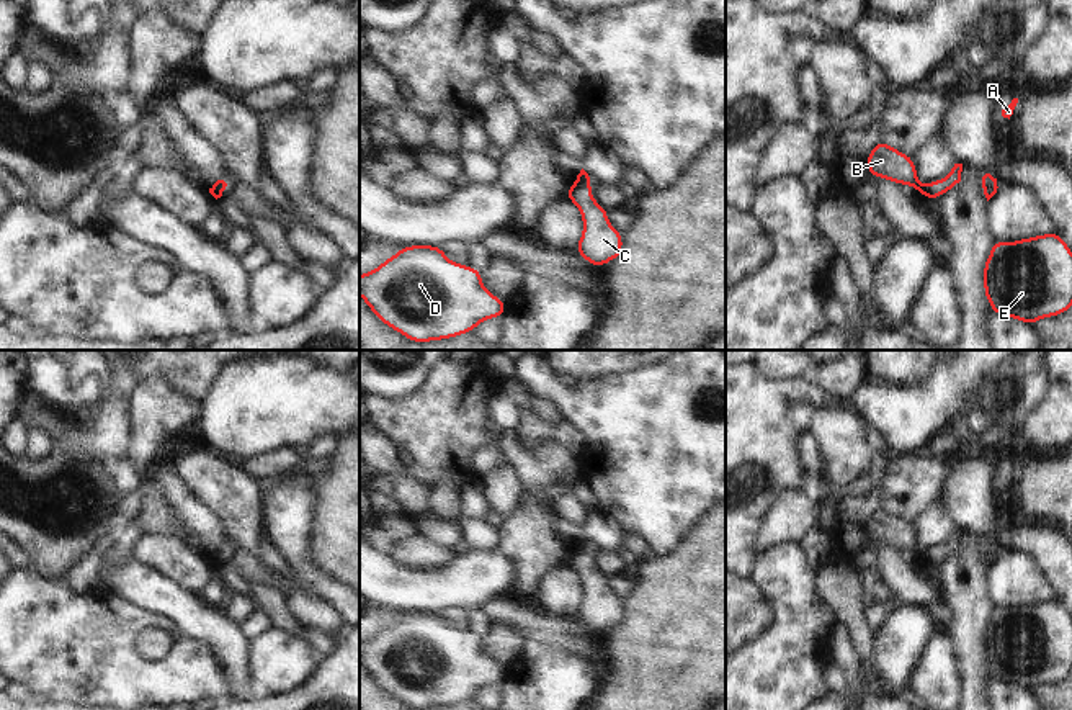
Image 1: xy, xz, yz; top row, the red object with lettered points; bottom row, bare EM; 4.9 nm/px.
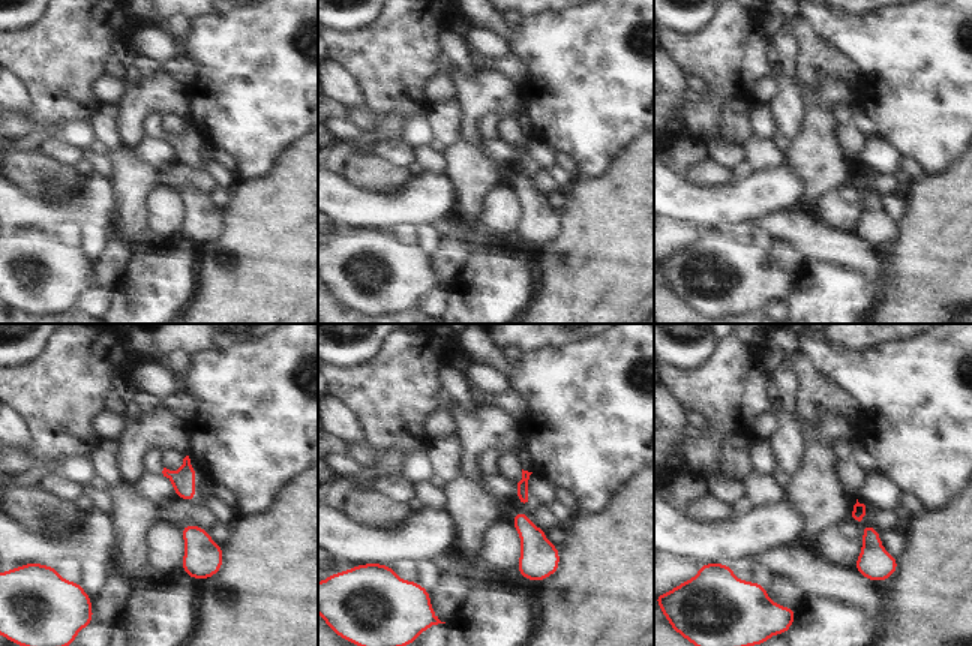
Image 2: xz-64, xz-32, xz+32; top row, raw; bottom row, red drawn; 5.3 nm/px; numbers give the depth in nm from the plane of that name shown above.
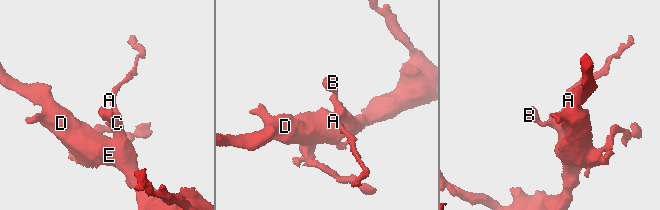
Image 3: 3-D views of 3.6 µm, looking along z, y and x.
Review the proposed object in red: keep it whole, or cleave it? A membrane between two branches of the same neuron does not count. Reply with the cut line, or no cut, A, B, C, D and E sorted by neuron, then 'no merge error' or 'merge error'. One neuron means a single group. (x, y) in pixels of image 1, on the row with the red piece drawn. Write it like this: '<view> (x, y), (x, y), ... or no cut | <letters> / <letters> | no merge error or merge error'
no cut | A B C D E | no merge error

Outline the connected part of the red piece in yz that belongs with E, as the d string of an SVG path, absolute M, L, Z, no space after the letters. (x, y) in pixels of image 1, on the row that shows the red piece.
M1056 232L1018 239L1015 242L994 240L990 255L984 262L984 294L990 311L1013 317L1033 327L1043 317L1056 317L1072 306L1072 252Z

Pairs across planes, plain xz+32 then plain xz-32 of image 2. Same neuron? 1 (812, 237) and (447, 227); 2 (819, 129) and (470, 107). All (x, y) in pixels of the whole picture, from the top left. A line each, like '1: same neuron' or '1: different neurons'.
1: same neuron
2: different neurons

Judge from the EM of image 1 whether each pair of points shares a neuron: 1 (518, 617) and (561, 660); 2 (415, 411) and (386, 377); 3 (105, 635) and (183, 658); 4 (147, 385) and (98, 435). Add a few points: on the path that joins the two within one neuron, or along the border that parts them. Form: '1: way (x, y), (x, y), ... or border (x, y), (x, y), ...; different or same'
1: border (525, 640), (558, 643), (582, 653); different
2: border (432, 372), (415, 391), (397, 398), (376, 396); different
3: way (125, 655), (139, 669), (164, 669); same
4: border (139, 381), (133, 391); different

